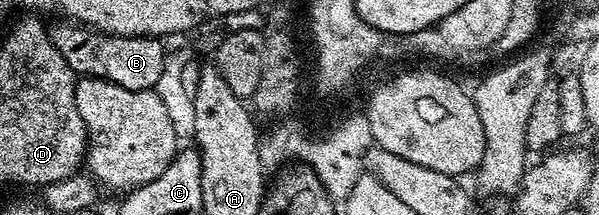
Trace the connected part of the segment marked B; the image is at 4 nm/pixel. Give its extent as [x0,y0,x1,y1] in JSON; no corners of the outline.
[54,28,166,90]

